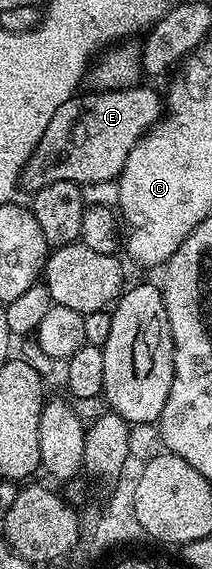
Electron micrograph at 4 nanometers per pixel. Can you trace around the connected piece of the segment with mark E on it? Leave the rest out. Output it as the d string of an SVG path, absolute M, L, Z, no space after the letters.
M146 85L127 87L124 91L98 90L98 95L78 93L59 105L55 117L47 125L39 145L25 166L23 187L32 193L51 185L55 181L71 181L78 185L105 185L108 179L116 180L125 168L129 154L145 135L149 134L155 123L163 115L163 99Z

